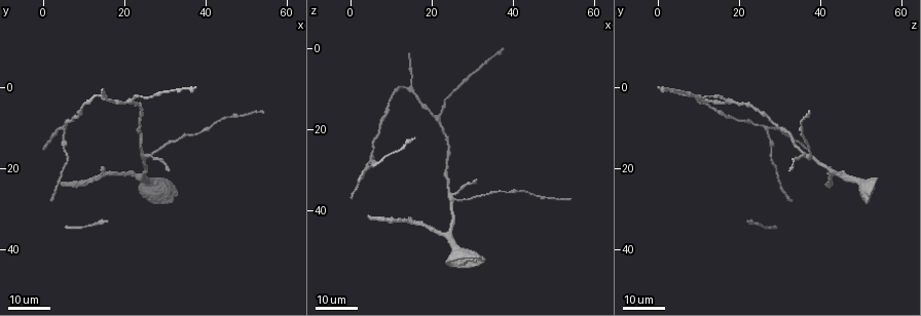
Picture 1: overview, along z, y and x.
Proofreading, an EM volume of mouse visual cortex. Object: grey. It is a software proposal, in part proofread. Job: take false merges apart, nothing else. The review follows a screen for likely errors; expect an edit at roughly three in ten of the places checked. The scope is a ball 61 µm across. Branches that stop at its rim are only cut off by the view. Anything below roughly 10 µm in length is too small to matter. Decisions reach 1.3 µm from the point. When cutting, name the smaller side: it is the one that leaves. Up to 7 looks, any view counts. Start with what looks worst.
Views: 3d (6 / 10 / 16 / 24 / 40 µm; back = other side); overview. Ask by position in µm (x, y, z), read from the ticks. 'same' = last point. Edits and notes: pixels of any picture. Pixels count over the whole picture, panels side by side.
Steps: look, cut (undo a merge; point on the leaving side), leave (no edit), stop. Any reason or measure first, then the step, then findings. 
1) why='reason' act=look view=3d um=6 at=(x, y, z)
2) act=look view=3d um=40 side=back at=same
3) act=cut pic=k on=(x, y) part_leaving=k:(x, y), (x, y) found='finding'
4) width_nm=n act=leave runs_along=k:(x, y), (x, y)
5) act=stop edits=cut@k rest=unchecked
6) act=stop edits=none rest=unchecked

act=look view=3d um=24 at=(25.5, 17.0, 37.0)

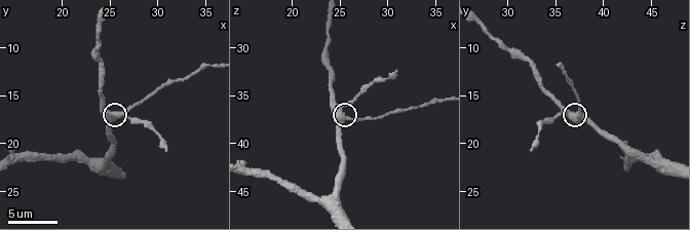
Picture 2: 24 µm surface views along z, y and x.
act=look view=3d um=10 at=(25.8, 17.2, 37.4)

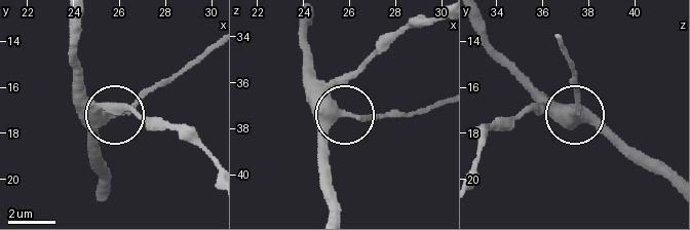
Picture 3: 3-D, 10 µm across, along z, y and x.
act=leave runs_along=3:(668, 179), (633, 160), (574, 113), (574, 80) found='all the same neuron'

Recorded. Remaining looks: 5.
why='branch point' act=look view=3d um=16 at=(5.0, 10.0, 27.0)

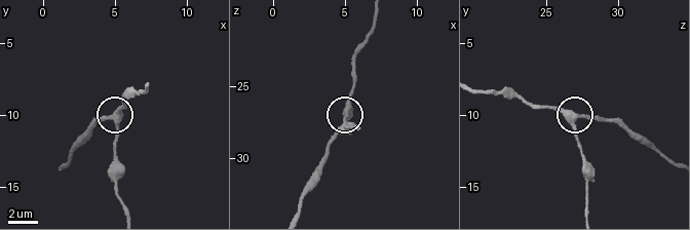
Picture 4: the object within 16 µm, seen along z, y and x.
act=look view=3d um=6 at=(5.2, 10.2, 26.8)

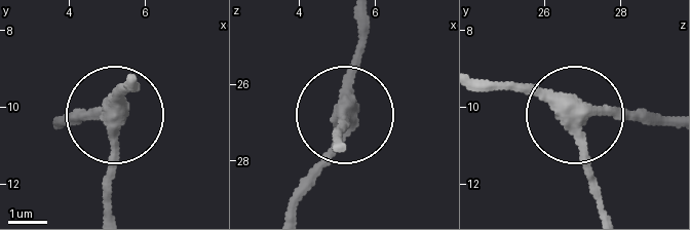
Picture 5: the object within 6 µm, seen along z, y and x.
act=leave runs_along=5:(480, 77), (587, 116), (653, 116) found='all the same neuron'

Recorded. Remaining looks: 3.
why='three arms meet' act=look view=3d um=24 at=(22.0, 3.0, 16.5)

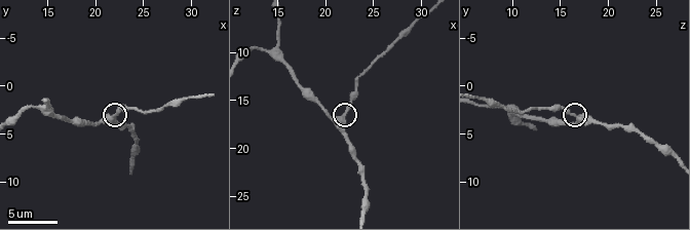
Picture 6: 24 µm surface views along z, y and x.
why='closer look' act=look view=3d um=6 at=(21.6, 3.2, 16.8)

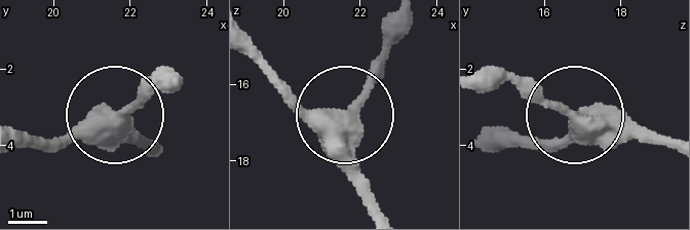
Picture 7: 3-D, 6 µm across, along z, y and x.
side_arm_um=25 act=leave runs_along=7:(666, 146), (598, 126), (512, 74) found='continuous, no second neuron'

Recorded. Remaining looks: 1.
act=stop edits=none rest=unchecked

